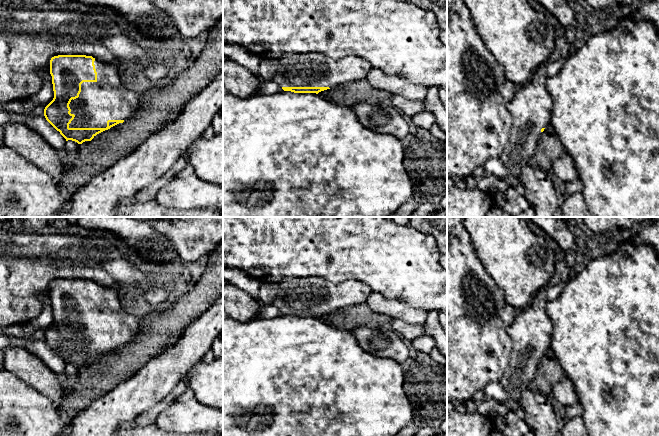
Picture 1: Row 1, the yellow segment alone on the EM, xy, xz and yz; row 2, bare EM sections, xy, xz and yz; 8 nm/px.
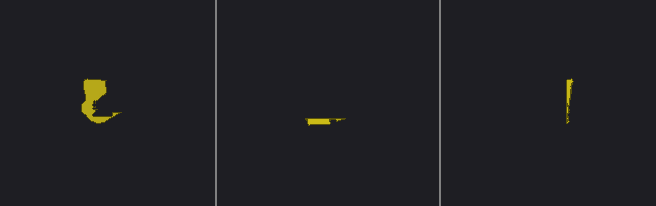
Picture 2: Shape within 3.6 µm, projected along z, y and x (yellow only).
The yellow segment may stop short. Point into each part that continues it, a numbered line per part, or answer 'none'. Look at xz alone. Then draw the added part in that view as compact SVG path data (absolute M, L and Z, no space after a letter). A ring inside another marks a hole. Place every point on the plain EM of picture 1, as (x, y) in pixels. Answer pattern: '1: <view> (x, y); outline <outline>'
1: xz (302, 294); outline M297 278L279 284L279 292L272 305L280 311L337 311L349 306L366 303L372 289L353 279L332 283L322 278Z

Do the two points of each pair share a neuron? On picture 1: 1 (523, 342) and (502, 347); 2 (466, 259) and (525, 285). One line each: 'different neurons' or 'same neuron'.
1: different neurons
2: different neurons

